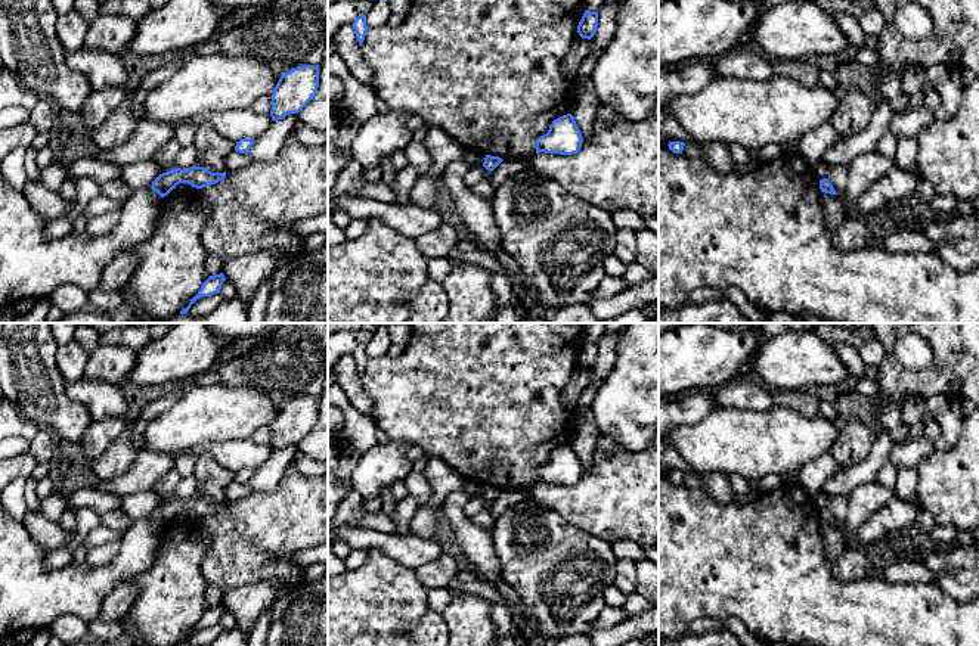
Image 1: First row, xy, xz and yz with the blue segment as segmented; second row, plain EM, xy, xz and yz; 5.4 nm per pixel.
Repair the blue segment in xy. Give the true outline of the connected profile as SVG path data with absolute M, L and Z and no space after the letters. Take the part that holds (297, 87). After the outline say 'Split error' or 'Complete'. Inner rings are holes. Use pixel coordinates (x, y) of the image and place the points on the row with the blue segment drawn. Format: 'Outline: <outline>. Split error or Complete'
Outline: M303 65L285 72L272 94L272 119L298 114L315 97L317 87L319 66Z. Complete

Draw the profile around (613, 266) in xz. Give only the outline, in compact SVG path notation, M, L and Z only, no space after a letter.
M610 255L605 261L604 261L604 271L605 276L611 276L611 277L617 277L622 279L623 273L626 270L626 264L623 261L620 261L617 257Z

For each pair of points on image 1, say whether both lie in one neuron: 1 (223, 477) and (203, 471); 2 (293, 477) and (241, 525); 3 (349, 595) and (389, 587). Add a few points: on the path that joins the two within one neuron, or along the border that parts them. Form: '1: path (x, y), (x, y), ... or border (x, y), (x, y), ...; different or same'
1: path (219, 477), (211, 477), (207, 472); same
2: path (285, 491), (256, 521); same
3: path (359, 595), (378, 595); same

